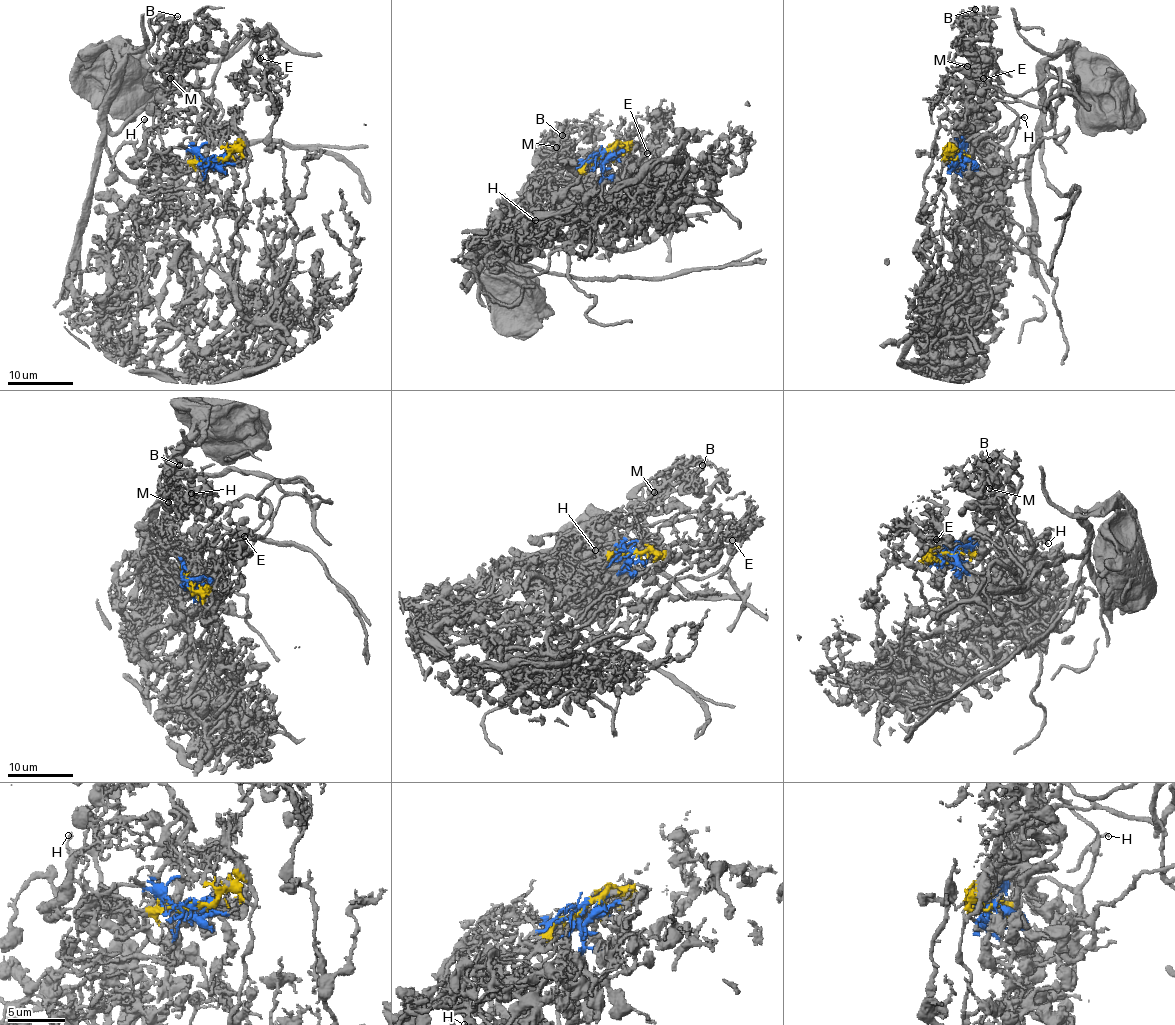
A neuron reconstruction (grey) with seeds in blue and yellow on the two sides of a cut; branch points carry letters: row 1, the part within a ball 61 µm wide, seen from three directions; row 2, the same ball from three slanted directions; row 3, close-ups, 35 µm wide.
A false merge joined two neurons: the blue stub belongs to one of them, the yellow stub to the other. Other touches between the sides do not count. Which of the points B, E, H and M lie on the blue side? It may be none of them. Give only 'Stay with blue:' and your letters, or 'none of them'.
Stay with blue: B, E, H, M

